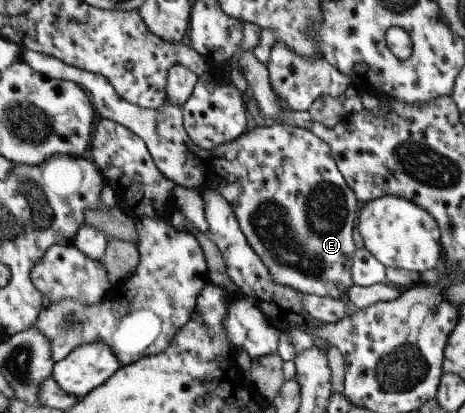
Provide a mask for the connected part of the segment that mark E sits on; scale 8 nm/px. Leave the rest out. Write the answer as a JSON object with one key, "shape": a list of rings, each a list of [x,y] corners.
{"shape":[[[23,50],[20,58],[23,63],[46,77],[65,79],[81,85],[91,96],[96,116],[117,122],[141,138],[157,170],[175,185],[199,192],[219,192],[219,196],[231,205],[247,244],[261,259],[275,283],[289,286],[304,294],[333,298],[339,298],[340,292],[347,292],[347,288],[353,285],[351,263],[357,246],[353,244],[352,234],[353,222],[359,209],[357,198],[341,176],[327,144],[312,132],[285,122],[273,122],[269,126],[256,126],[235,140],[214,146],[213,149],[199,149],[183,129],[182,105],[171,103],[167,96],[159,109],[144,109],[119,97],[109,81],[101,75],[79,70],[33,50]]]}

